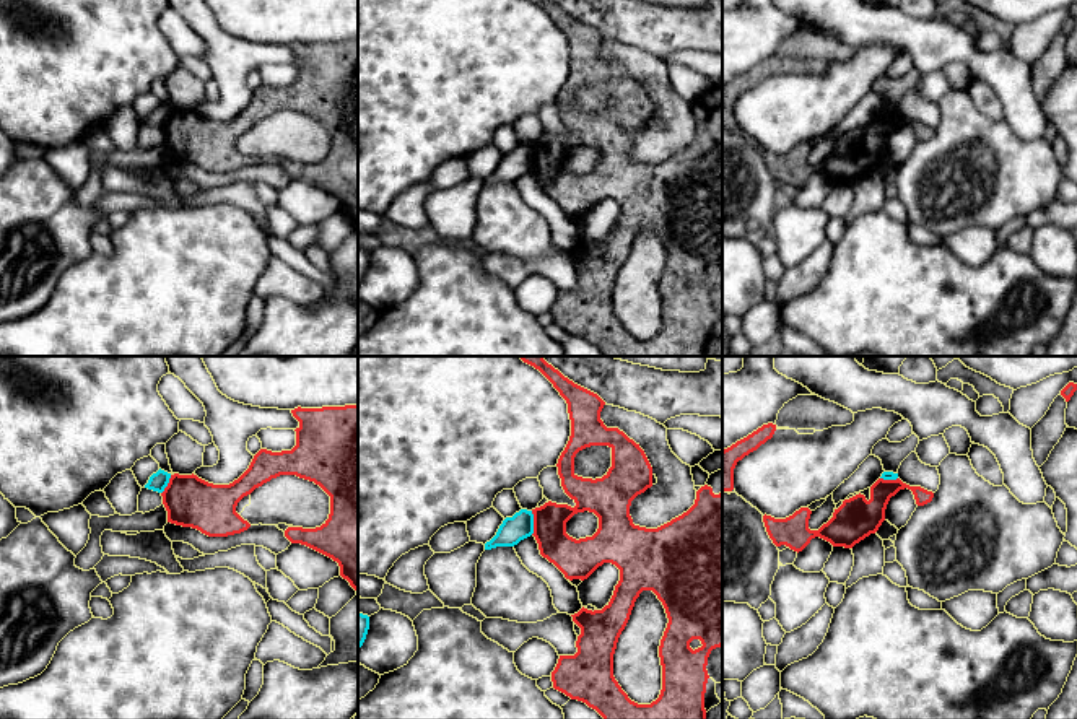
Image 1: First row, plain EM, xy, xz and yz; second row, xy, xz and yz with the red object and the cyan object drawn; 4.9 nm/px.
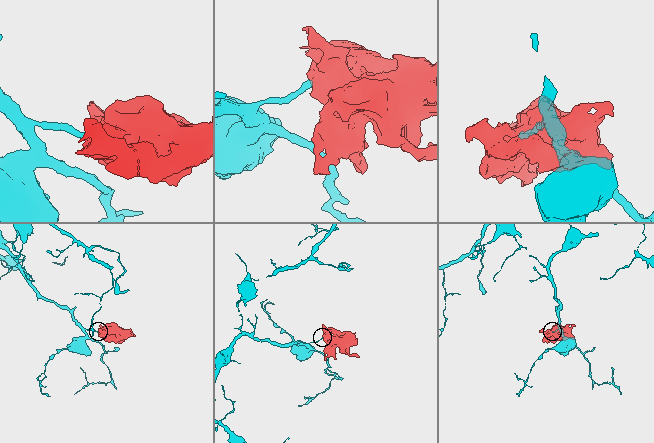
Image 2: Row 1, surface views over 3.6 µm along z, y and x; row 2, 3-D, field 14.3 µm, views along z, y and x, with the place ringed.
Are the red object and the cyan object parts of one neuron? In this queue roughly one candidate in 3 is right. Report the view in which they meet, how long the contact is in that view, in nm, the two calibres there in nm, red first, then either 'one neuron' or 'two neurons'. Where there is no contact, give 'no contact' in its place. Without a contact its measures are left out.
contact in xz; length 120 nm; calibres 180 and 130 nm; two neurons

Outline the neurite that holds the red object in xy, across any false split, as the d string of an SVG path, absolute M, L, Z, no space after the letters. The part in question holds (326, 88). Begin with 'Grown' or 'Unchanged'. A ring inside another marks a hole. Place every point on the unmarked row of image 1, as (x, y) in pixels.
Unchanged. M358 41L294 44L299 57L296 81L291 86L272 88L260 85L249 104L229 120L213 120L197 111L174 109L161 129L168 158L192 163L208 172L228 172L251 163L238 148L238 138L255 124L280 111L296 111L314 117L330 132L329 155L316 164L288 163L285 172L291 179L306 181L338 198L340 211L358 229Z

